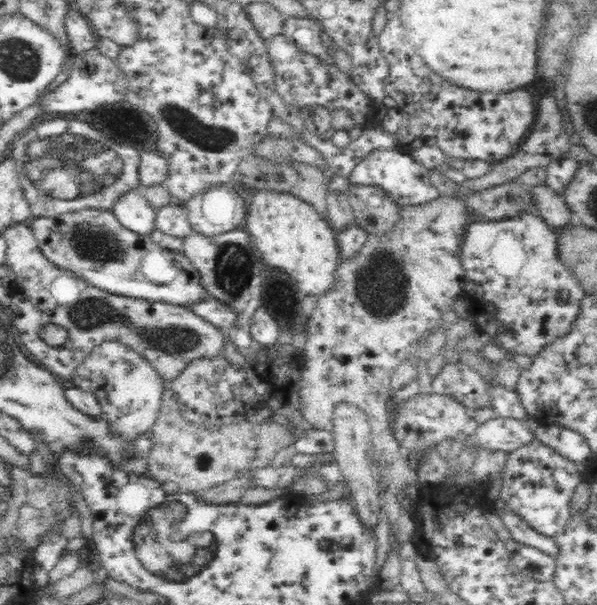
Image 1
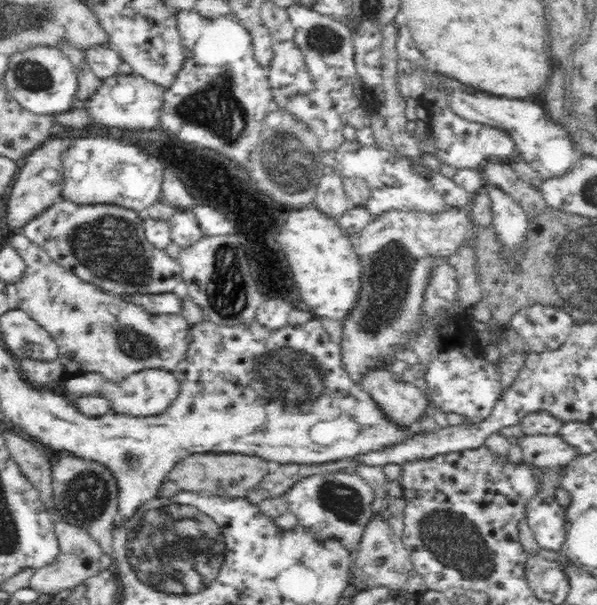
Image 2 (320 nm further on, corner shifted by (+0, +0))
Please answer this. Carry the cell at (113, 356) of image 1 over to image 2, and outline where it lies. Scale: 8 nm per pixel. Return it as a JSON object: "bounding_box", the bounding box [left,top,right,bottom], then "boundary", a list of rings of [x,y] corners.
{"bounding_box":[61,368,179,417],"boundary":[[[145,368],[122,377],[119,381],[108,379],[100,372],[81,372],[64,379],[61,384],[66,388],[66,394],[70,392],[82,395],[100,394],[109,403],[114,413],[134,417],[150,417],[162,414],[170,403],[178,396],[179,384],[172,371],[159,368]]]}

